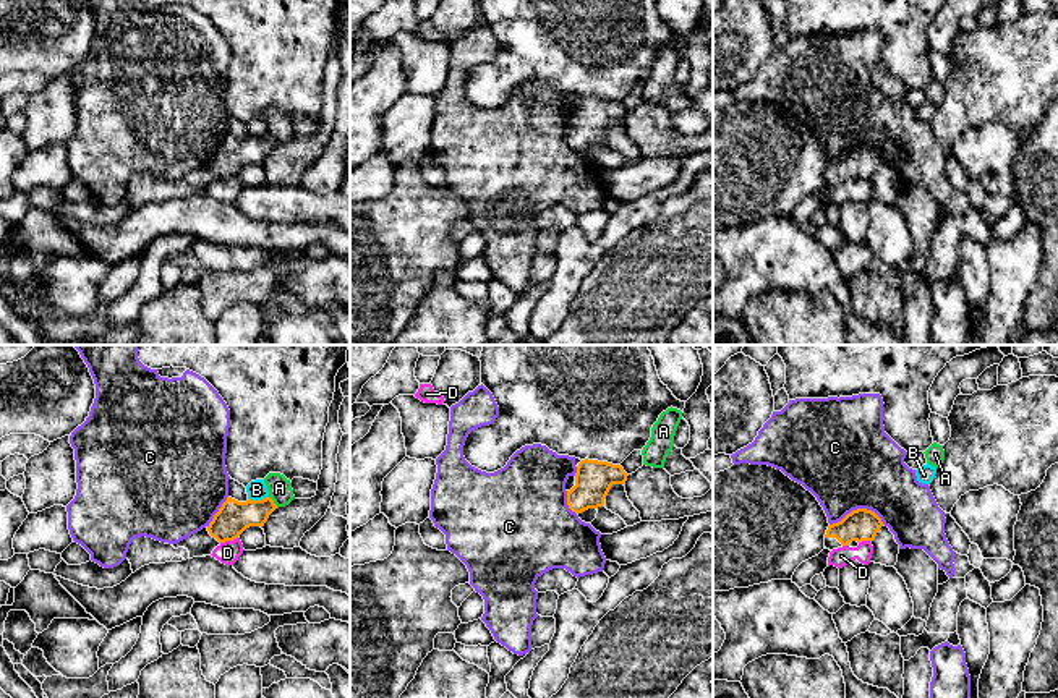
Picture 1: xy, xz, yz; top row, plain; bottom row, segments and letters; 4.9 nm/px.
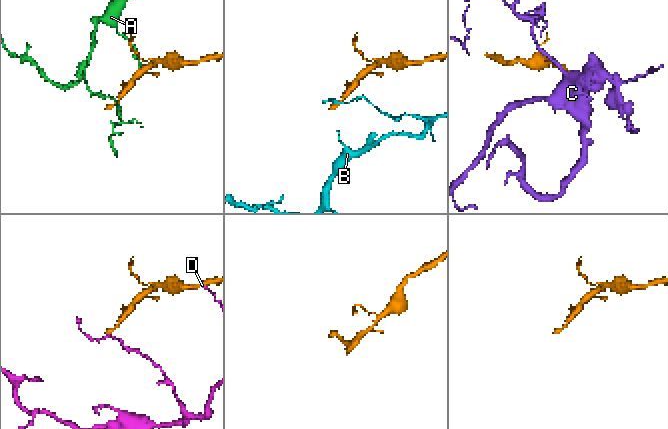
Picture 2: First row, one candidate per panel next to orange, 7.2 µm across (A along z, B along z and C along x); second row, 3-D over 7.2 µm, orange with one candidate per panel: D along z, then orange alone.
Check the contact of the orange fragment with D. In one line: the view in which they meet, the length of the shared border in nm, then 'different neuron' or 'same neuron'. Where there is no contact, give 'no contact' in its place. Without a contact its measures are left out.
meets orange in xy; contact 90 nm long; different neuron

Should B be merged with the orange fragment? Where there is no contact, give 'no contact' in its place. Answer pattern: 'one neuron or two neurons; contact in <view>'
two neurons; contact in xy

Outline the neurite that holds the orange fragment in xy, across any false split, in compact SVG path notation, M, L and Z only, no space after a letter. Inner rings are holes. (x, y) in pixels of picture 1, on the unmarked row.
M232 134L222 141L212 159L201 168L177 180L160 180L152 175L134 175L126 189L133 211L149 201L181 199L193 194L211 193L225 178L237 177L250 164L264 164L277 146L271 134L238 139Z

